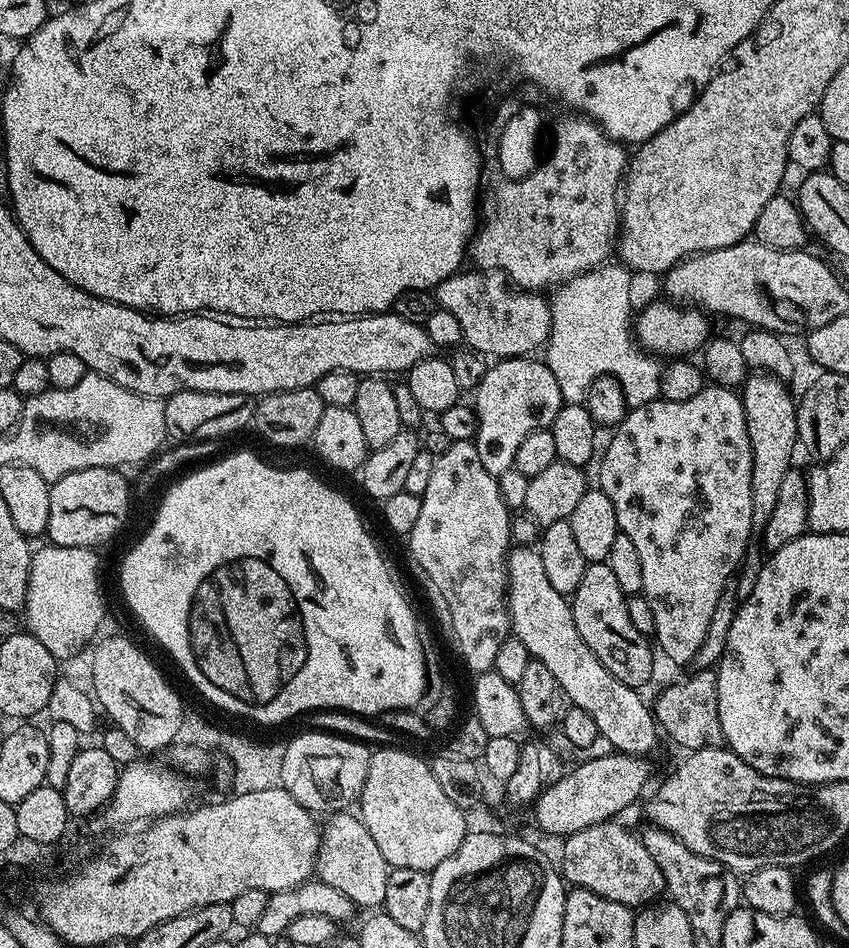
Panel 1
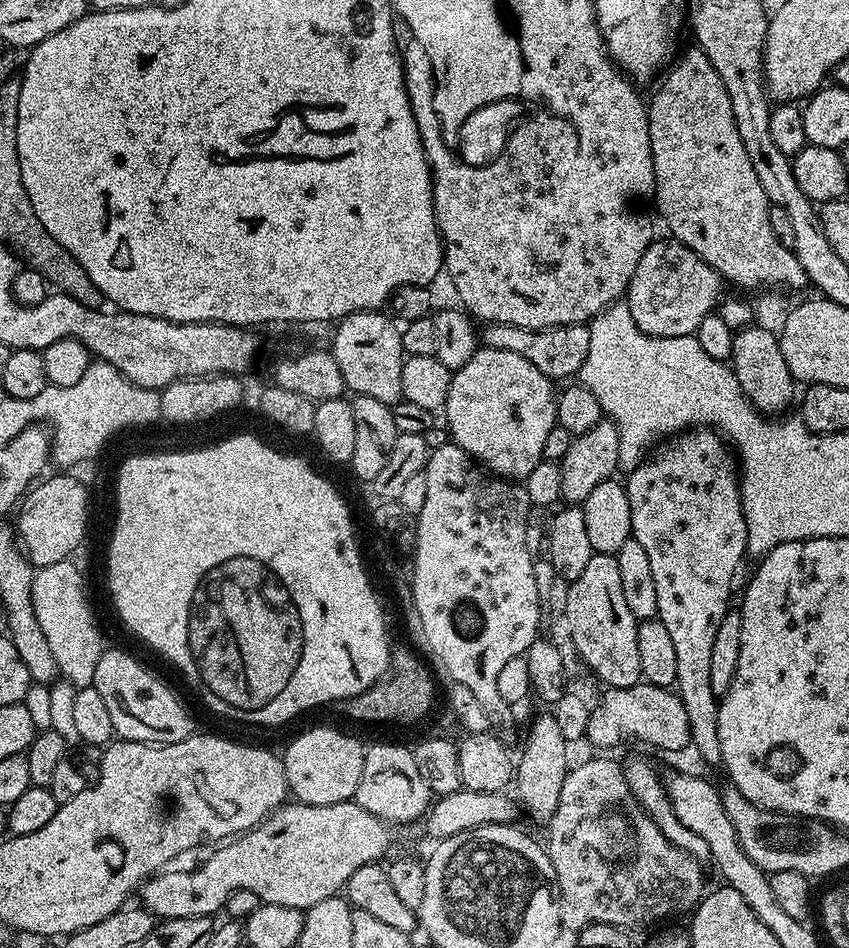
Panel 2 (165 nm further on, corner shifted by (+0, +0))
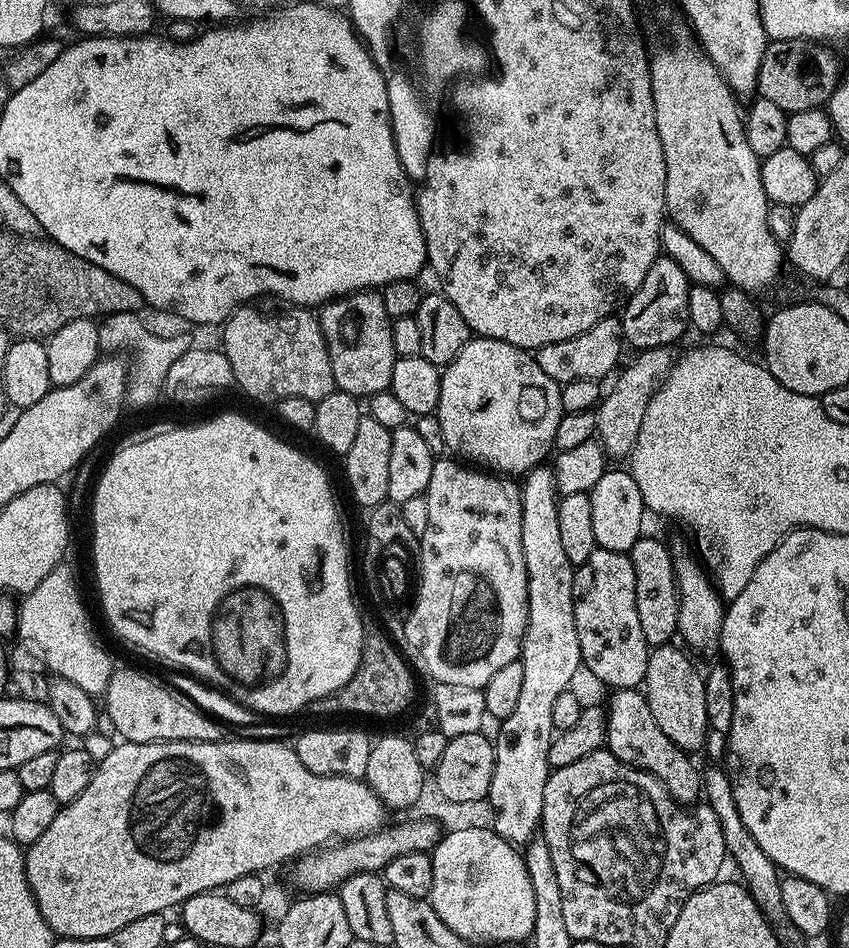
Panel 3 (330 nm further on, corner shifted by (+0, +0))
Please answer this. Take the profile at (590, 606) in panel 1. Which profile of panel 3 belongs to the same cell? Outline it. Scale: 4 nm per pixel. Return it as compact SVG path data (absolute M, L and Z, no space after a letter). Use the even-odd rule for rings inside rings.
M598 548L574 571L572 587L574 622L583 667L596 680L609 684L609 689L639 689L646 678L650 646L638 622L634 598L634 566L631 555Z

